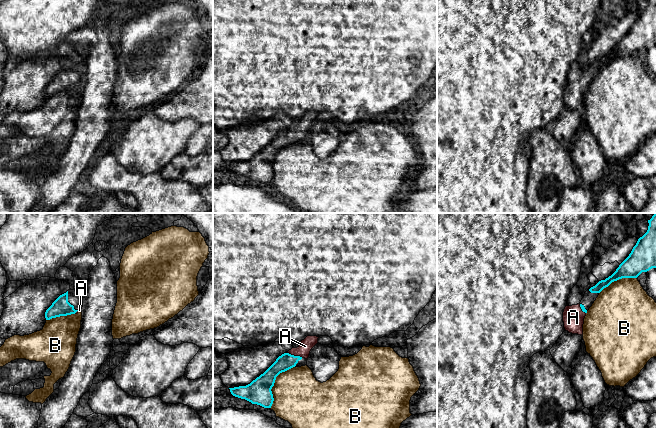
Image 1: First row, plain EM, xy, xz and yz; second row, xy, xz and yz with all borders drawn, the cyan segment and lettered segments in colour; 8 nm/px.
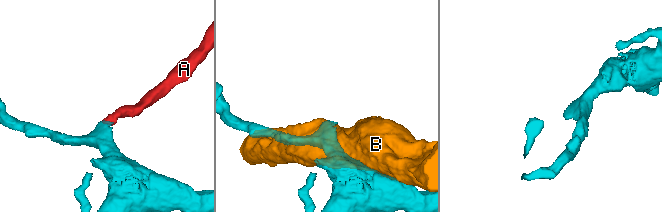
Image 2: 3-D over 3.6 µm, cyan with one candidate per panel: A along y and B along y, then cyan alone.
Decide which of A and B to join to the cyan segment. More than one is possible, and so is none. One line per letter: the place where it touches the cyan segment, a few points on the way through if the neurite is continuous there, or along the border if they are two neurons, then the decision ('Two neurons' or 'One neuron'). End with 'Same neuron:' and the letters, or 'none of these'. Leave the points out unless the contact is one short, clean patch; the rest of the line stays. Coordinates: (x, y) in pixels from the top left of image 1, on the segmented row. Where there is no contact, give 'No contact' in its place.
A: Touches cyan at xz (295, 356). Path across: xz (286, 361), (295, 356), (305, 346). One neuron
B: Touches cyan at xz (273, 384). Two neurons
Same neuron: A

